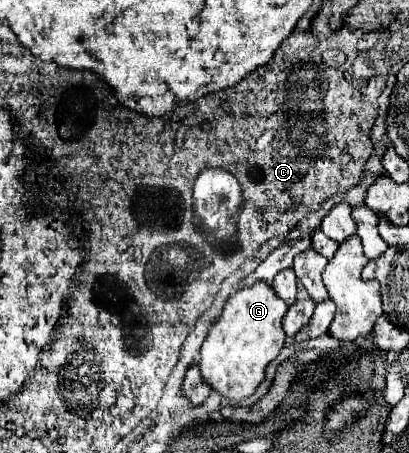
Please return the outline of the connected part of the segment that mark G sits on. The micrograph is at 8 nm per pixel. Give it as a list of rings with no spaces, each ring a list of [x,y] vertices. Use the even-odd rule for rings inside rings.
[[[260,280],[252,286],[240,288],[236,294],[228,296],[220,316],[212,322],[208,336],[200,352],[200,370],[204,380],[210,382],[226,398],[238,402],[250,396],[256,386],[264,380],[264,370],[272,362],[286,342],[282,330],[282,318],[288,304],[276,296],[272,284]]]

